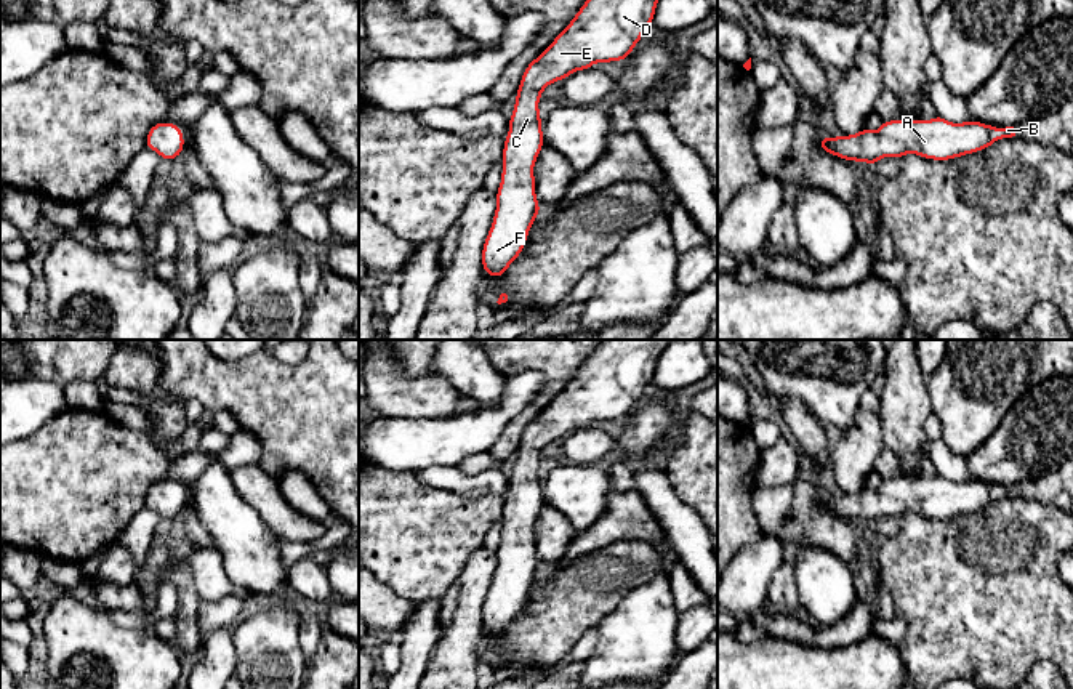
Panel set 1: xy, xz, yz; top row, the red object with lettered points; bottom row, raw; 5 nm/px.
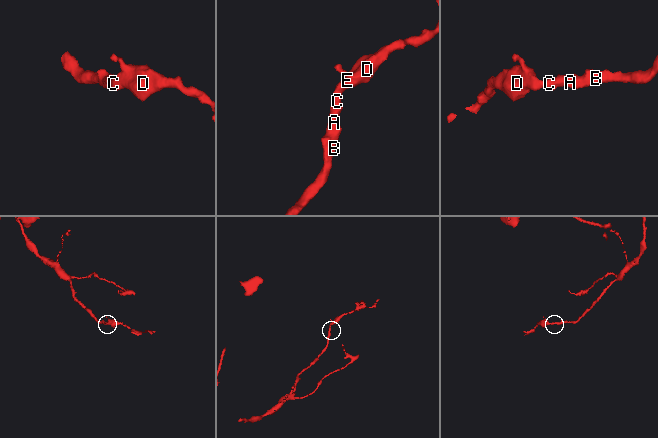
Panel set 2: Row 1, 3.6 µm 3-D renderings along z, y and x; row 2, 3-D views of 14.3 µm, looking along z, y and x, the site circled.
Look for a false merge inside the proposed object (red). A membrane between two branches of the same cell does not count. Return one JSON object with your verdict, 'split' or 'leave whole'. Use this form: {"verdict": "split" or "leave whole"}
{"verdict": "leave whole"}

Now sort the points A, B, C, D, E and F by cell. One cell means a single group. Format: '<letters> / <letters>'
A B C D E F

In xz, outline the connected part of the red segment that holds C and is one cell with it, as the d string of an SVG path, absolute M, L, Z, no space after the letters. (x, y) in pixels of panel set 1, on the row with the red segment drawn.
M586 0L569 26L524 71L503 147L493 223L482 268L501 277L522 253L540 213L533 167L545 146L538 101L543 90L594 62L625 61L652 24L658 0Z

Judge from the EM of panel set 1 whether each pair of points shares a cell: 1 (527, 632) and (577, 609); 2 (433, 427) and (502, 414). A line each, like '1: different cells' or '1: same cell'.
1: same cell
2: same cell

